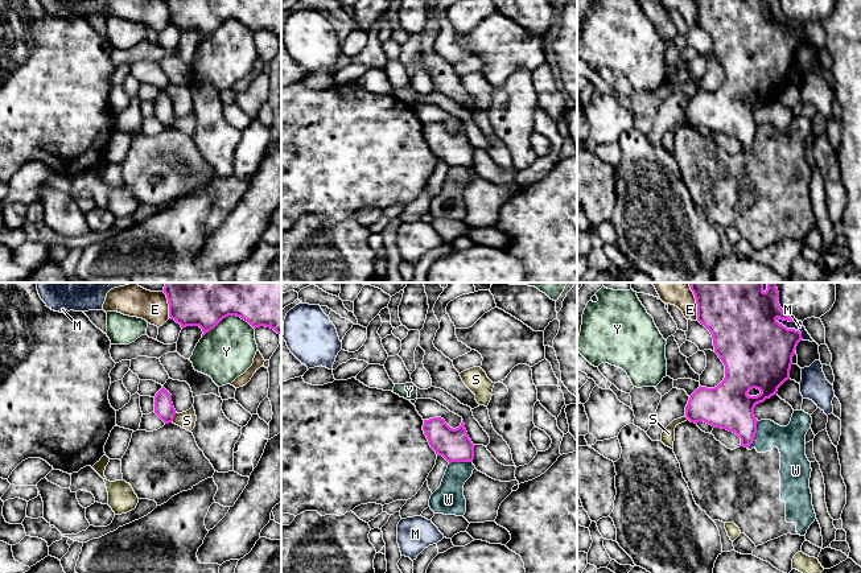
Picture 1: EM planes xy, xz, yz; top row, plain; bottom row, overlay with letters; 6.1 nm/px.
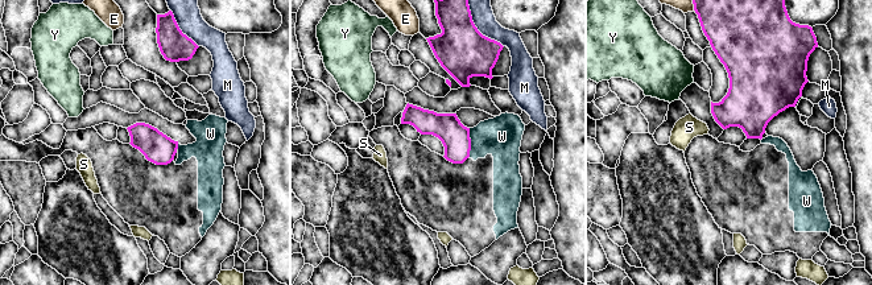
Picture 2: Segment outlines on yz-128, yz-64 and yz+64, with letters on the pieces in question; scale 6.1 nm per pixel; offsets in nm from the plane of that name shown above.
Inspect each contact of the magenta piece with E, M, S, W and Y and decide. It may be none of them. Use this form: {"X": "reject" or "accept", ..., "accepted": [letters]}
{"E": "reject", "M": "reject", "S": "reject", "W": "reject", "Y": "reject", "accepted": []}

